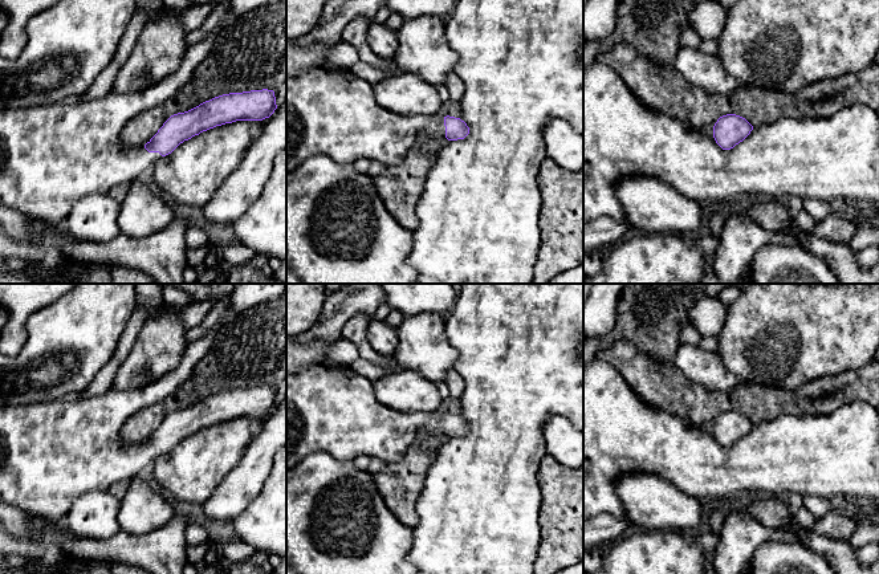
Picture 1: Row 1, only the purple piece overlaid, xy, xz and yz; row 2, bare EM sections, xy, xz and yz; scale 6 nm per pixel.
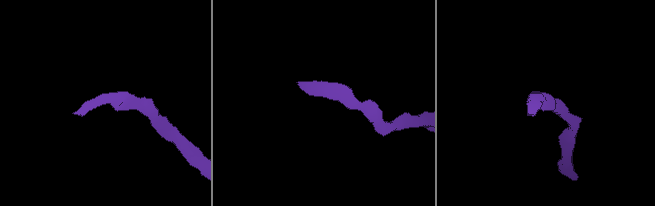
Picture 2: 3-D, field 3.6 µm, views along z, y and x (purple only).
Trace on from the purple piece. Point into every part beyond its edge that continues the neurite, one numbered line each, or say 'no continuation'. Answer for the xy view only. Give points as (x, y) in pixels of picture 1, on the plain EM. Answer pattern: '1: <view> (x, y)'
1: xy (51, 454)

